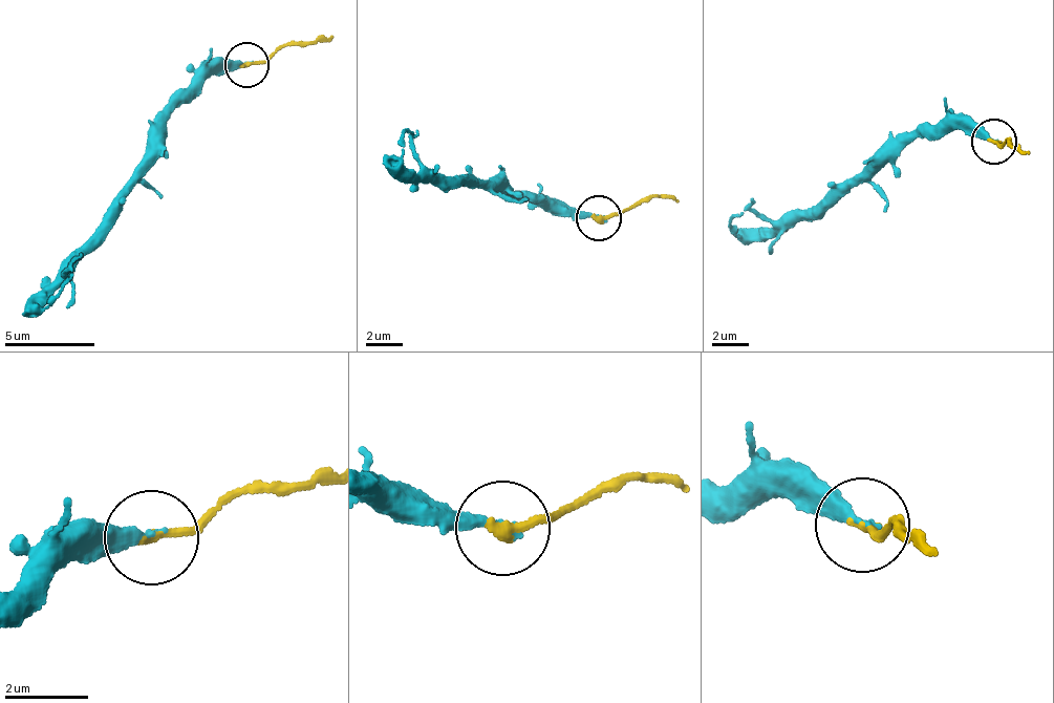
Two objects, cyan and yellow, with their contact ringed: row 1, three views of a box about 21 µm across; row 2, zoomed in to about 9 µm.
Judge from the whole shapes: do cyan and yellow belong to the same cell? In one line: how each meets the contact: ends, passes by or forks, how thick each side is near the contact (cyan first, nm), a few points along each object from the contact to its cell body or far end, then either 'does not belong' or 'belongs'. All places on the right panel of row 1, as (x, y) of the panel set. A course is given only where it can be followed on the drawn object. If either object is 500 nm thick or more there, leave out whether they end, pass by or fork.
cyan ends there; yellow ends there; 240 nm thick on the cyan side, 260 nm on the other; cyan runs (994, 140), (961, 125), (938, 134), (932, 131), (846, 180), (755, 240), (728, 229); yellow runs (994, 140), (1005, 148), (1006, 140), (1018, 153), (1030, 151); does not belong

